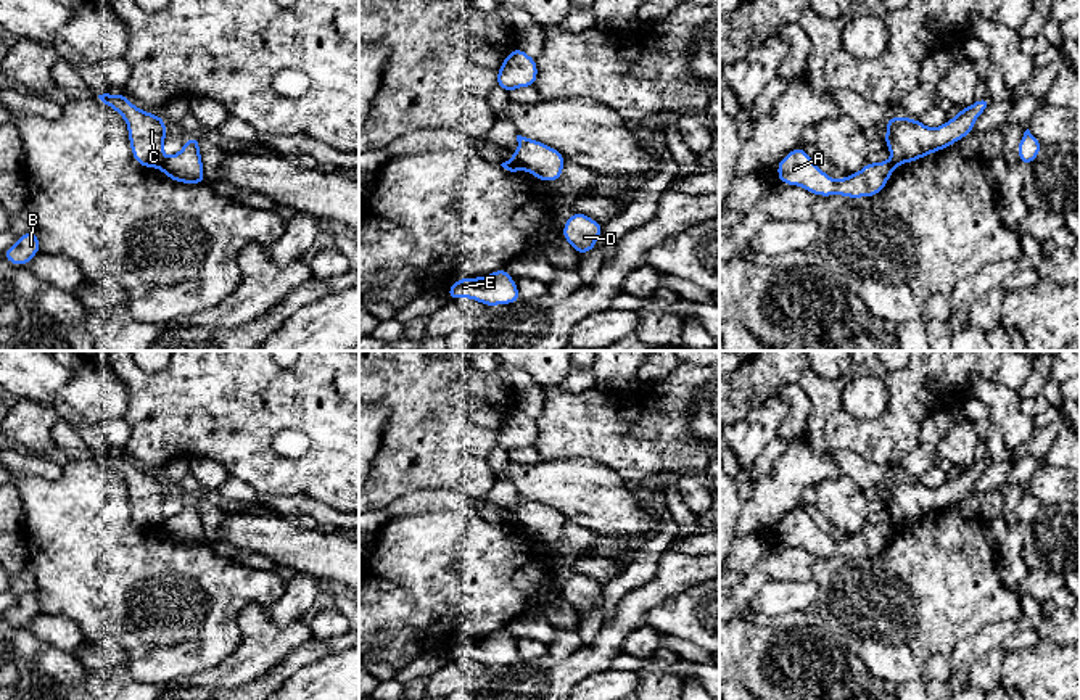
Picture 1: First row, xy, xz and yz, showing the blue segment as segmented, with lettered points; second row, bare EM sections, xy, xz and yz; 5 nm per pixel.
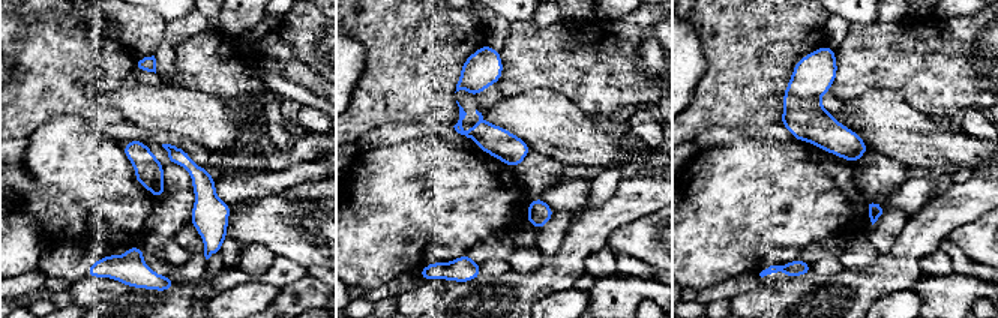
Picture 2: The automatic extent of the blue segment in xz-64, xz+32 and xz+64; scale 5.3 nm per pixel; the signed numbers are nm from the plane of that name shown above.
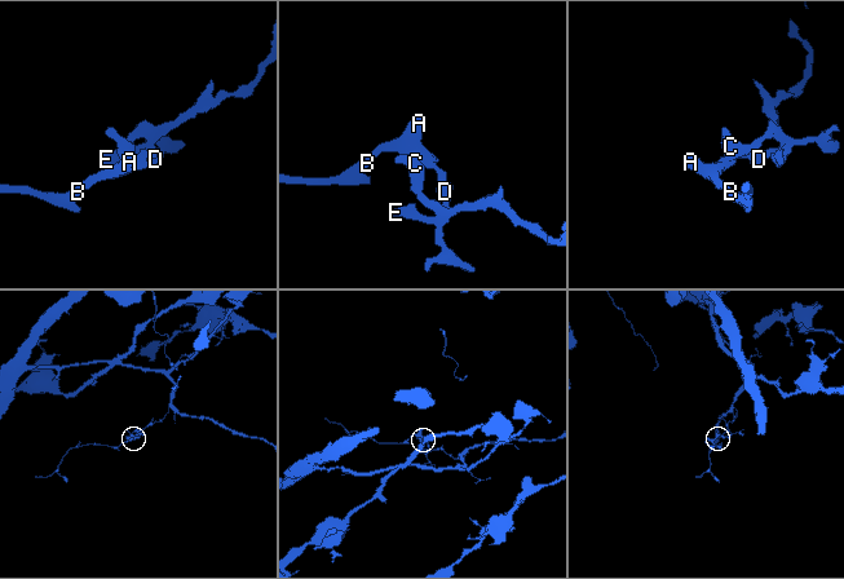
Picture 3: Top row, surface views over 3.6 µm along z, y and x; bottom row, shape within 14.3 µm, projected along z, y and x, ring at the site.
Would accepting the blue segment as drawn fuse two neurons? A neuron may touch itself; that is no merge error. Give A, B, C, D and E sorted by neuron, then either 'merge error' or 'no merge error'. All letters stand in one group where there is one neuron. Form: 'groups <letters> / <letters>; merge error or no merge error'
groups A B D E / C; merge error

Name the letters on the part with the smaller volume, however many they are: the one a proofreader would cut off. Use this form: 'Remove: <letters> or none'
Remove: A, B, D, E

